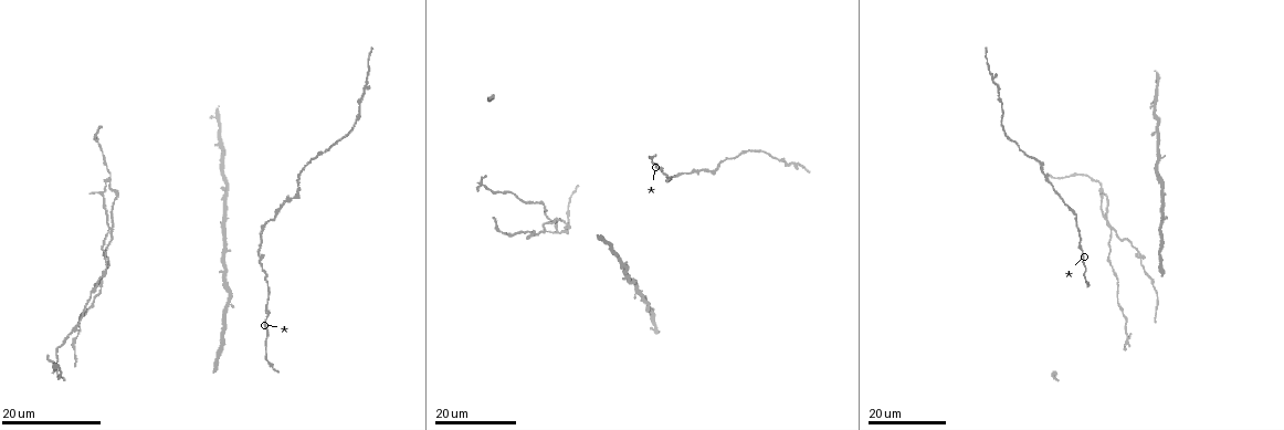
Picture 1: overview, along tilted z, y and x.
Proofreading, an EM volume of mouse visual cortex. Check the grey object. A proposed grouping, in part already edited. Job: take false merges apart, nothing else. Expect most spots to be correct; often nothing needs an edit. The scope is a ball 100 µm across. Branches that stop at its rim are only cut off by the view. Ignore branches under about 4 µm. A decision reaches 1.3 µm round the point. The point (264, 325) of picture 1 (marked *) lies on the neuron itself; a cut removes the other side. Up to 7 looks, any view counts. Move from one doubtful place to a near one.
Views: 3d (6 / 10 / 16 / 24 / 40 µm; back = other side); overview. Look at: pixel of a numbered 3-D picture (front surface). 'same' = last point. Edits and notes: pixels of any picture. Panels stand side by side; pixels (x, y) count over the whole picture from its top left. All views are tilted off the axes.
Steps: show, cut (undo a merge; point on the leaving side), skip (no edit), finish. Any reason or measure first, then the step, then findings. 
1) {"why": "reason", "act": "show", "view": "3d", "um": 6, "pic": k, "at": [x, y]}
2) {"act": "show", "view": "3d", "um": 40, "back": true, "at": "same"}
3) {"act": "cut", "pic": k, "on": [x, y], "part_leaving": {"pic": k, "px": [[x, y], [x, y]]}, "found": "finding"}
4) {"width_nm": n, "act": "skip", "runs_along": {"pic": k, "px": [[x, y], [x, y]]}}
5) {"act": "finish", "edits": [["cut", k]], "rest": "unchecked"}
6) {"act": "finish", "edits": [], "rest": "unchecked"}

{"why": "two arms in line, one across", "act": "show", "view": "3d", "um": 24, "pic": 1, "at": [710, 172]}

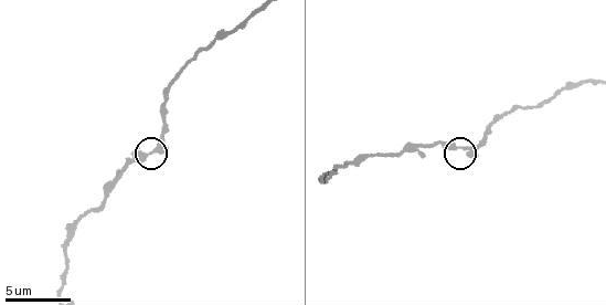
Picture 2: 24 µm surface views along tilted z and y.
{"act": "show", "view": "3d", "um": 10, "pic": 2, "at": [156, 152]}

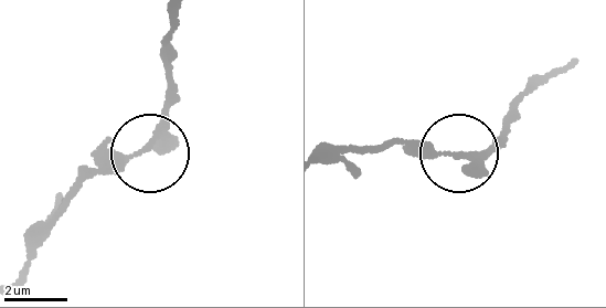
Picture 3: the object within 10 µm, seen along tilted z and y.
{"act": "skip", "runs_along": {"pic": 3, "px": [[323, 157], [406, 138], [471, 157], [507, 142]]}, "found": "one neuron here"}

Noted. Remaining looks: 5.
{"why": "calibre changes", "act": "show", "view": "3d", "um": 24, "pic": 1, "at": [102, 289]}

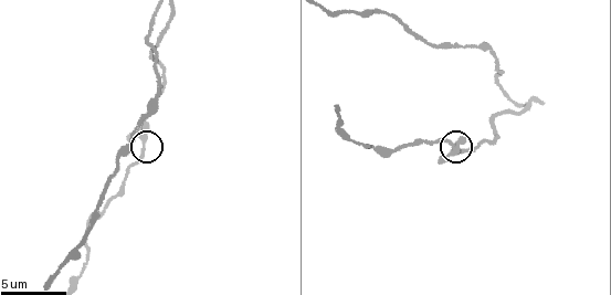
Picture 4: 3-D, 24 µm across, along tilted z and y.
{"act": "show", "view": "3d", "um": 10, "pic": 4, "at": [450, 146]}

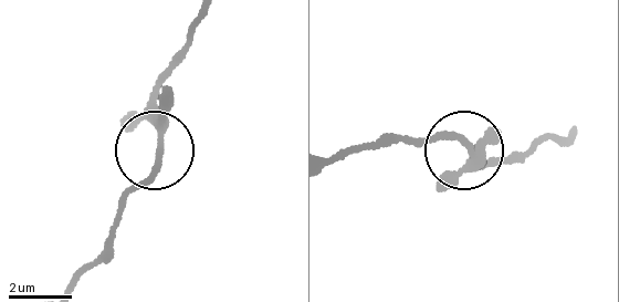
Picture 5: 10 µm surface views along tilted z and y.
{"act": "skip", "found": "continuous, no second neuron"}

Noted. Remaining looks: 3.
{"act": "show", "view": "3d", "um": 16, "pic": 1, "at": [1162, 196]}

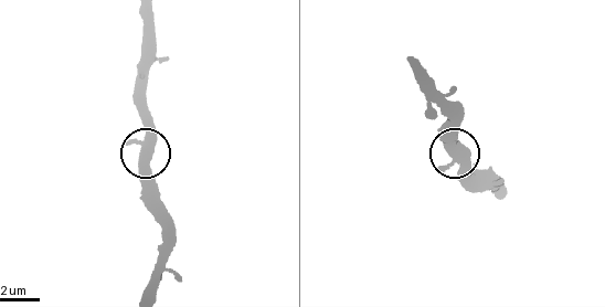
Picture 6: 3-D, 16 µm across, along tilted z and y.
{"act": "show", "view": "3d", "um": 6, "pic": 6, "at": [147, 140]}

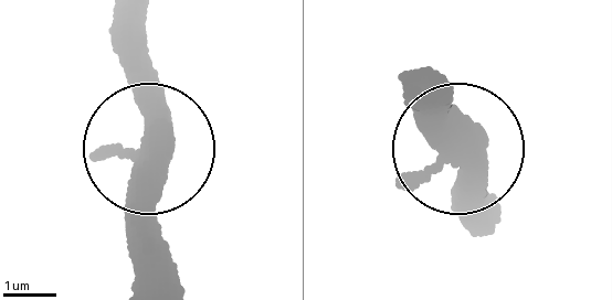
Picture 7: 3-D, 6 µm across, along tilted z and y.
{"act": "show", "view": "3d", "um": 6, "back": true, "pic": 7, "at": [150, 146]}

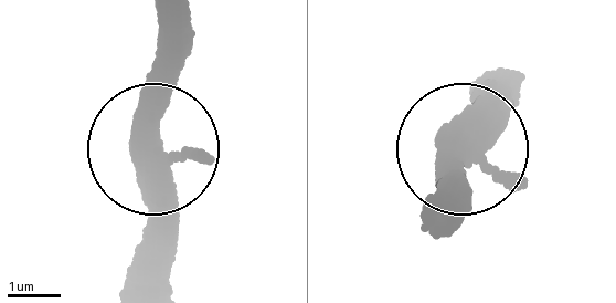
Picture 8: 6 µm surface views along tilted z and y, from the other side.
{"width_nm": 490, "act": "skip", "found": "all the same neuron"}

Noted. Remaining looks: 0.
{"act": "finish", "edits": [], "rest": "unchecked"}

